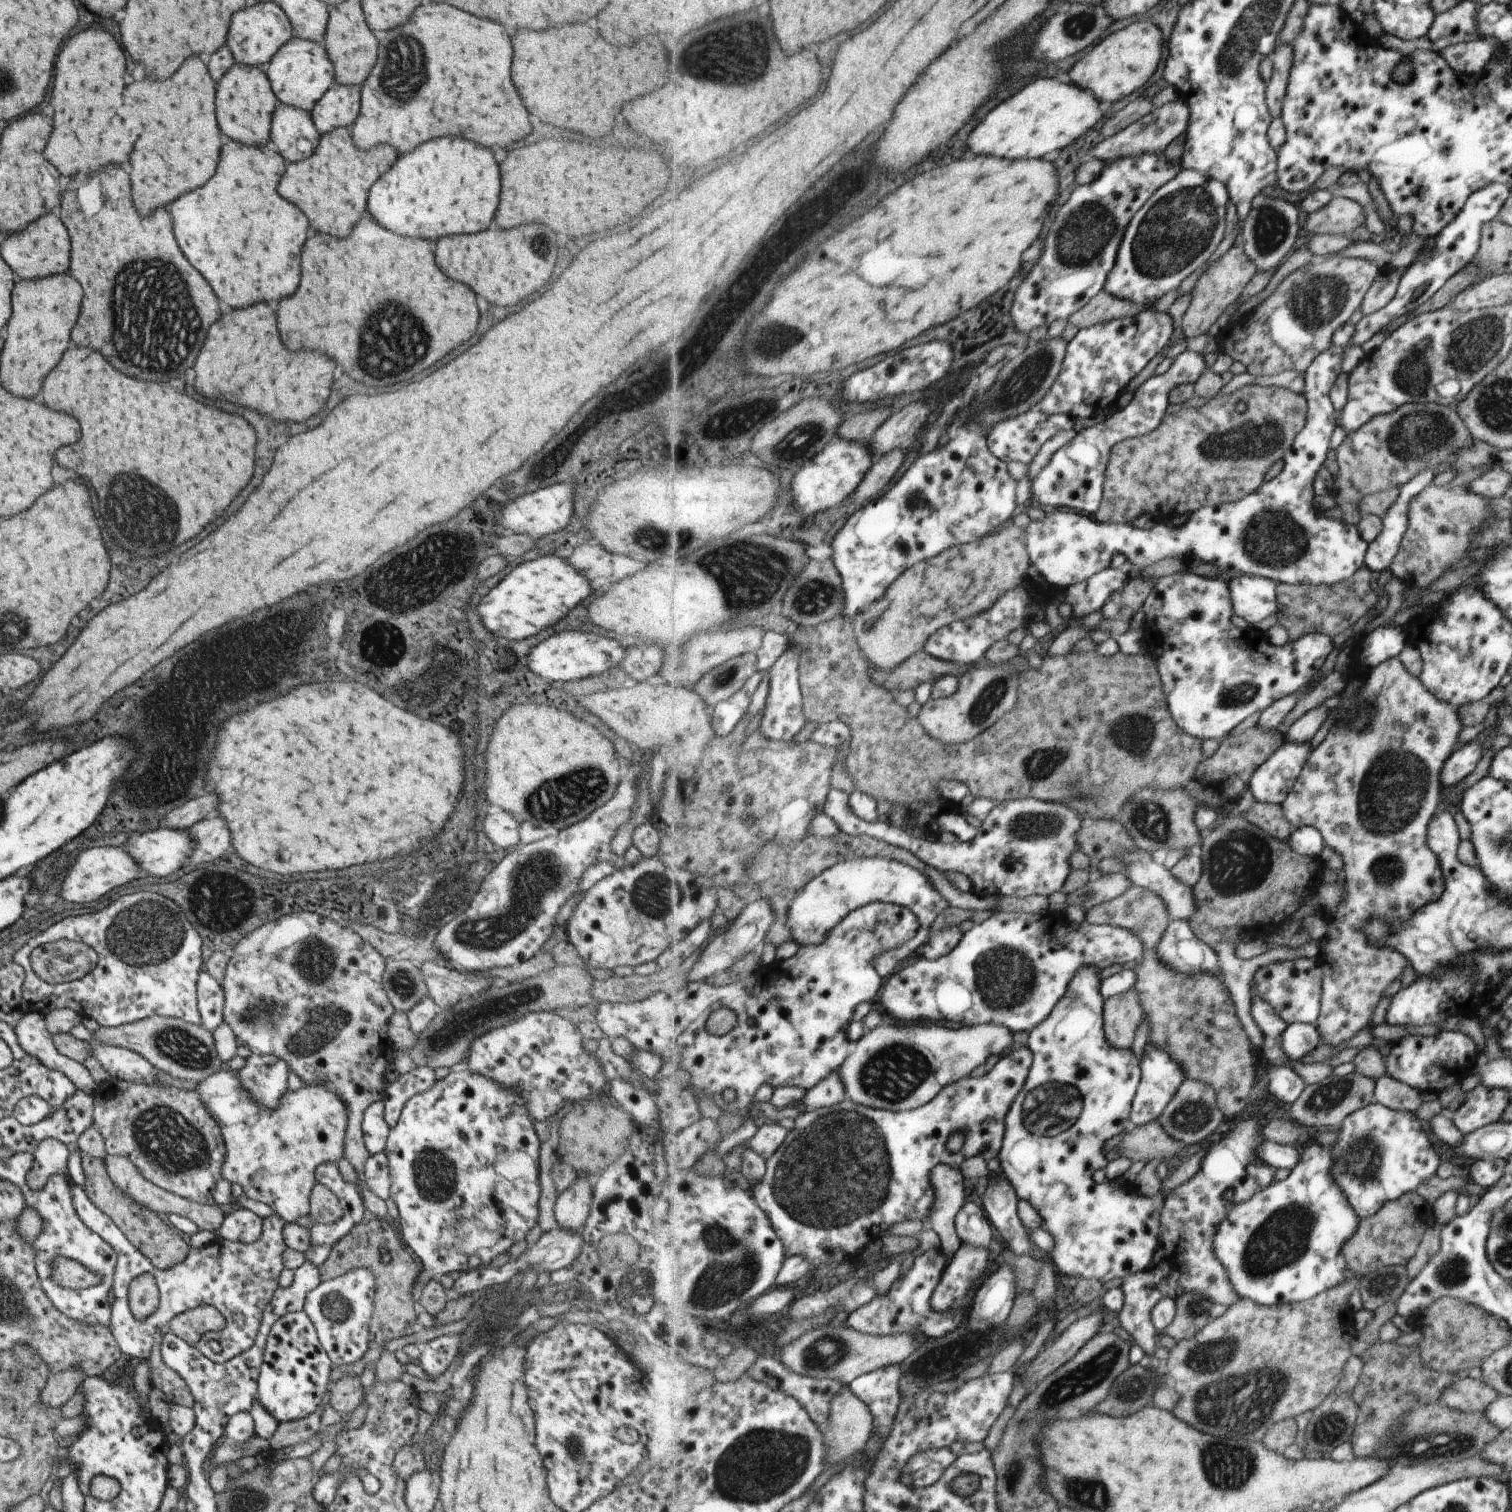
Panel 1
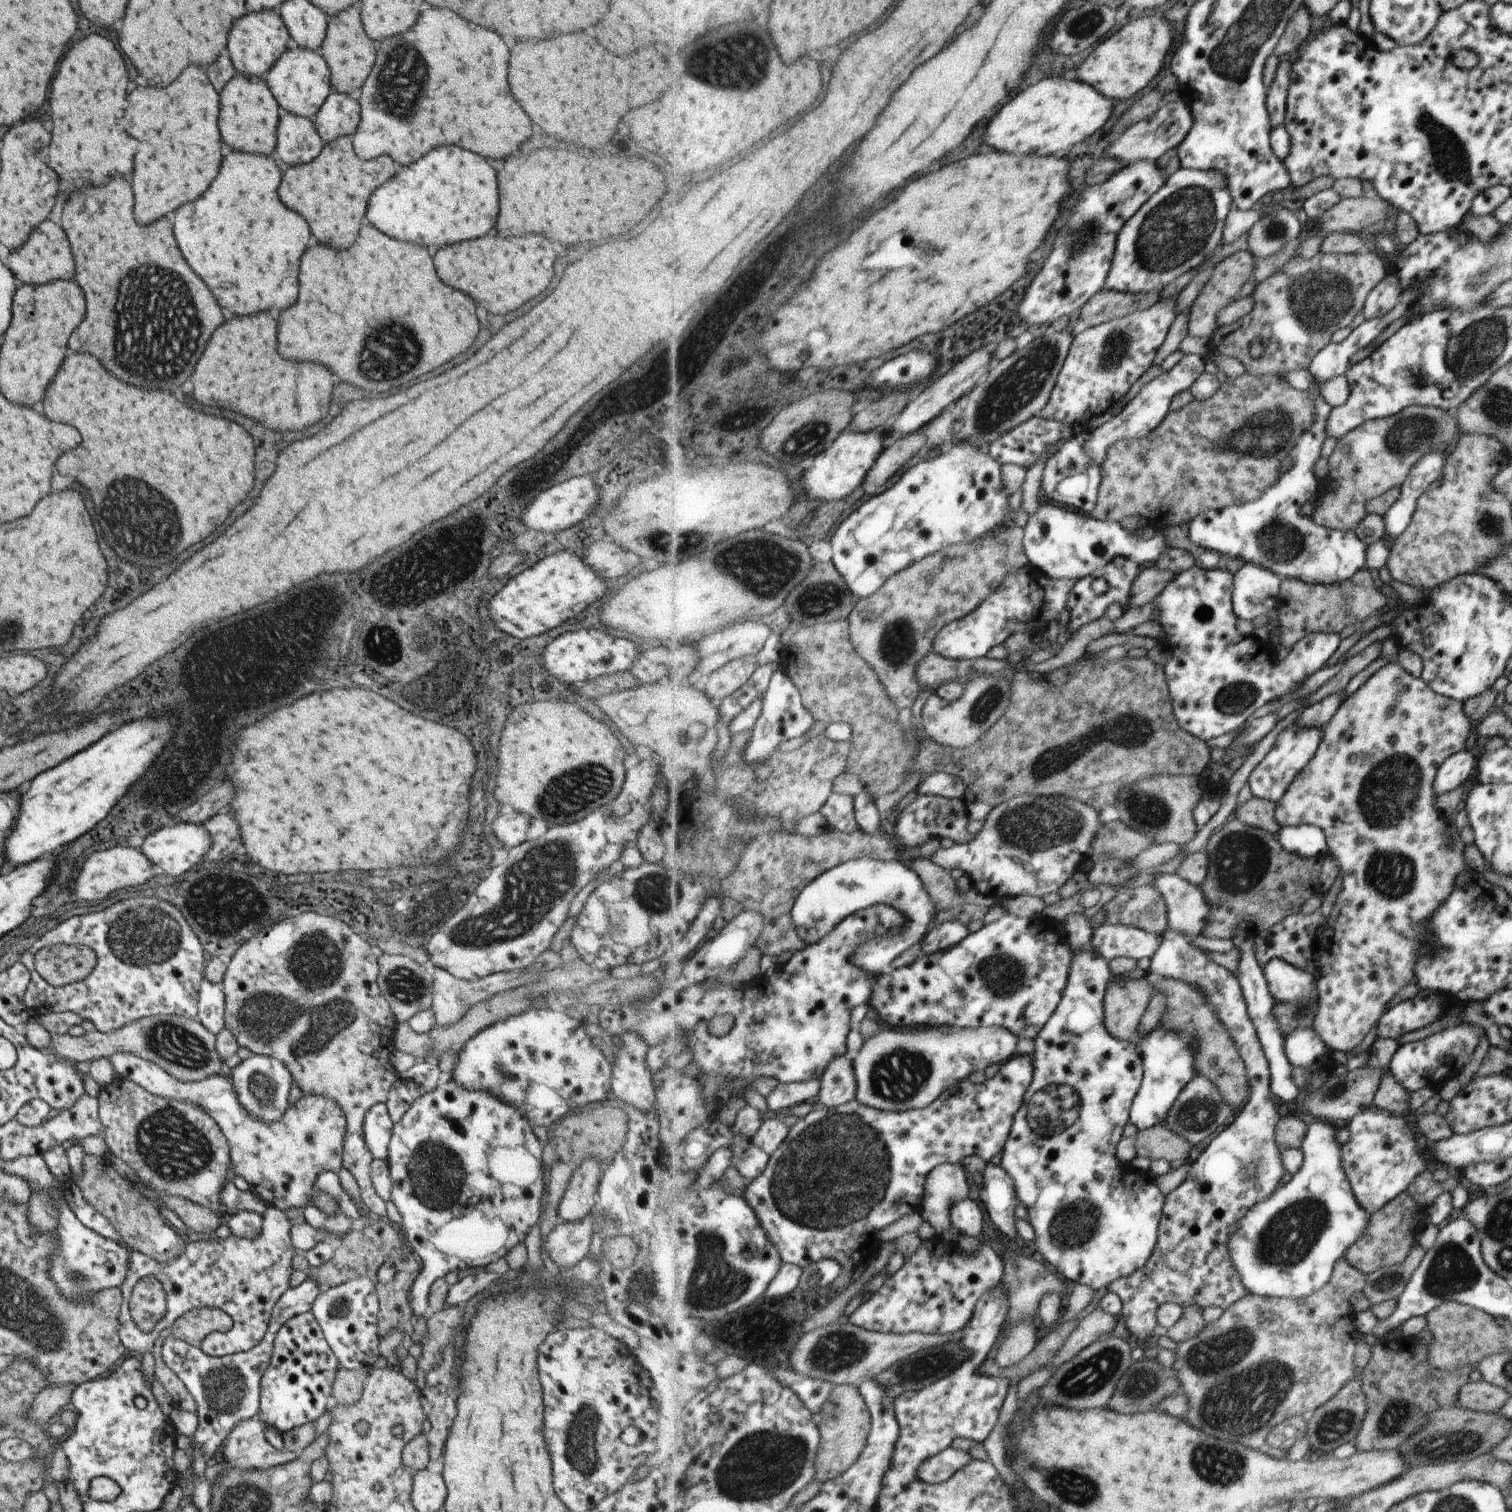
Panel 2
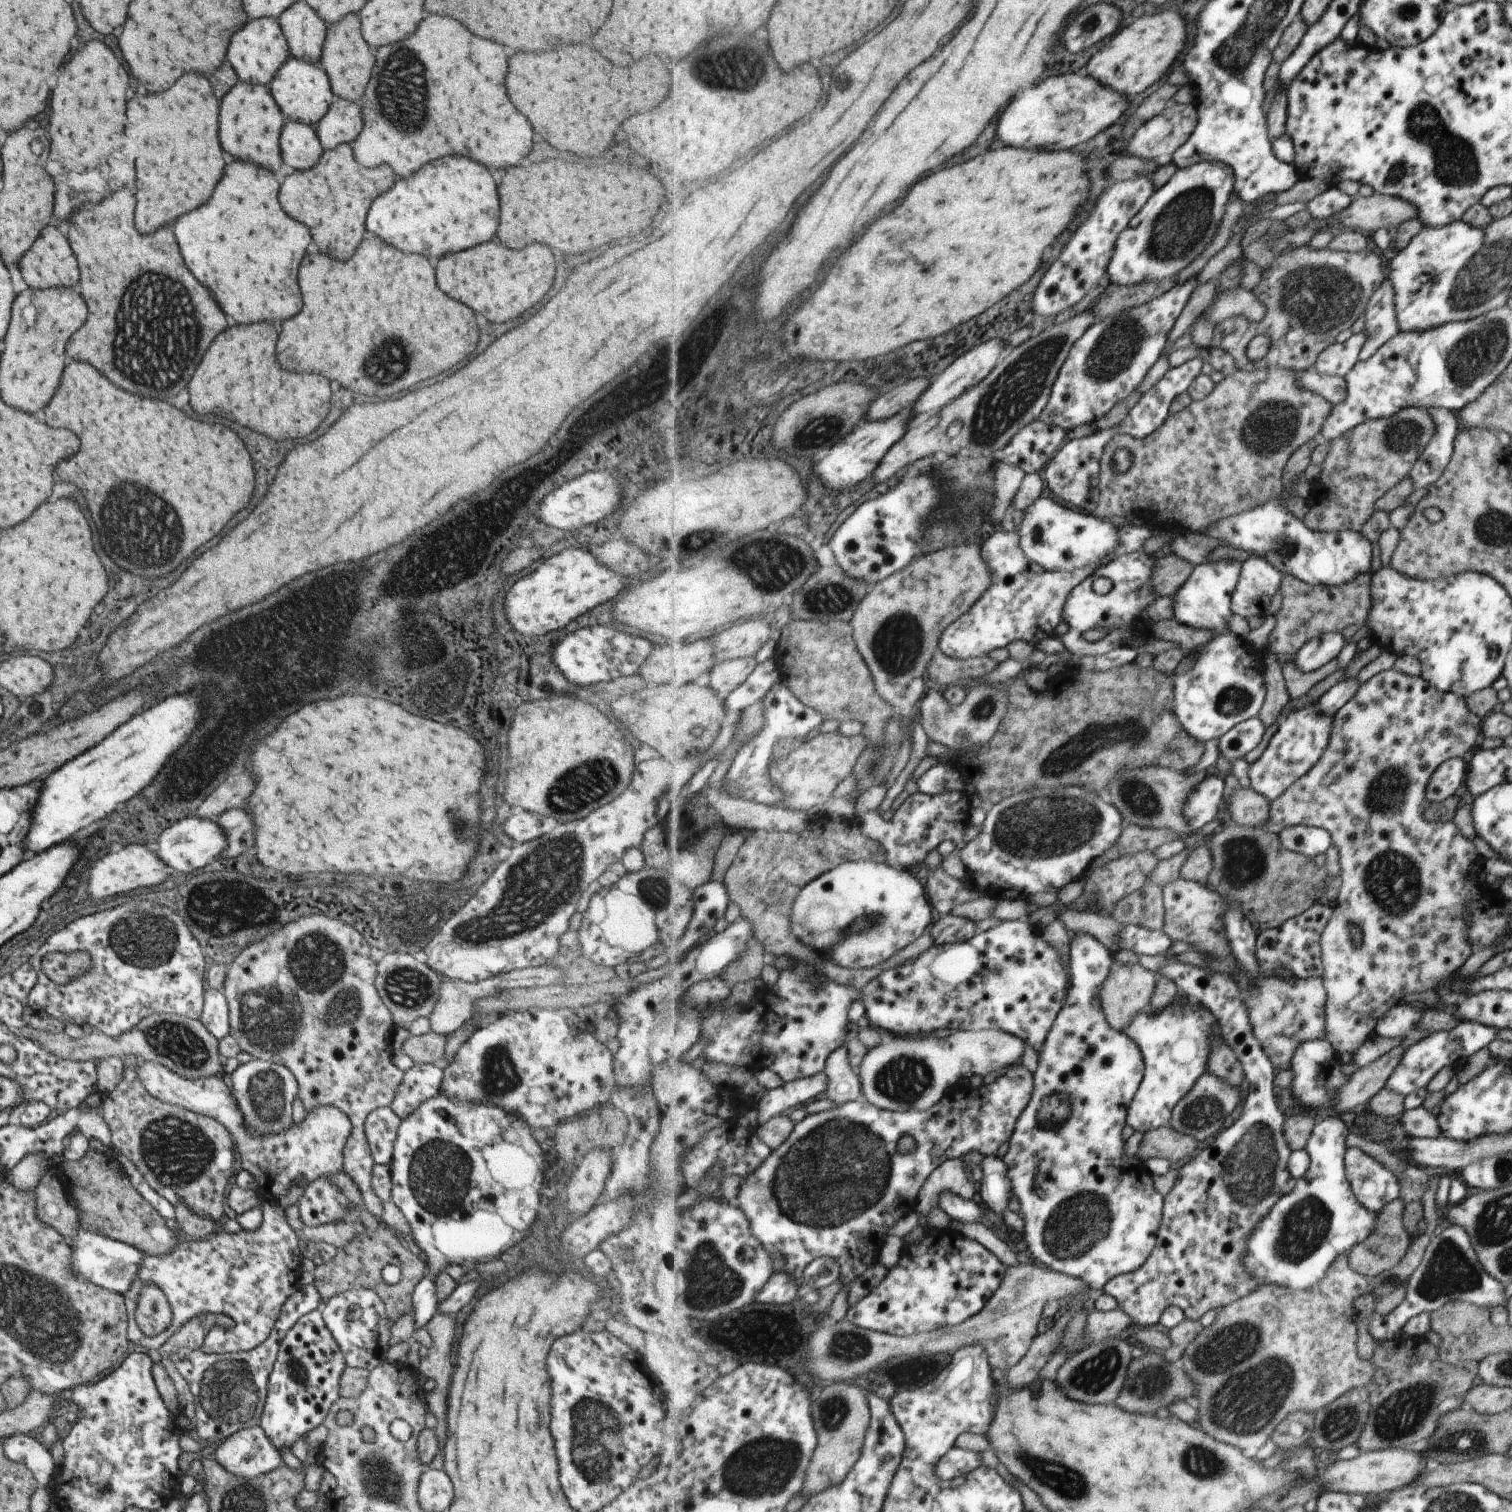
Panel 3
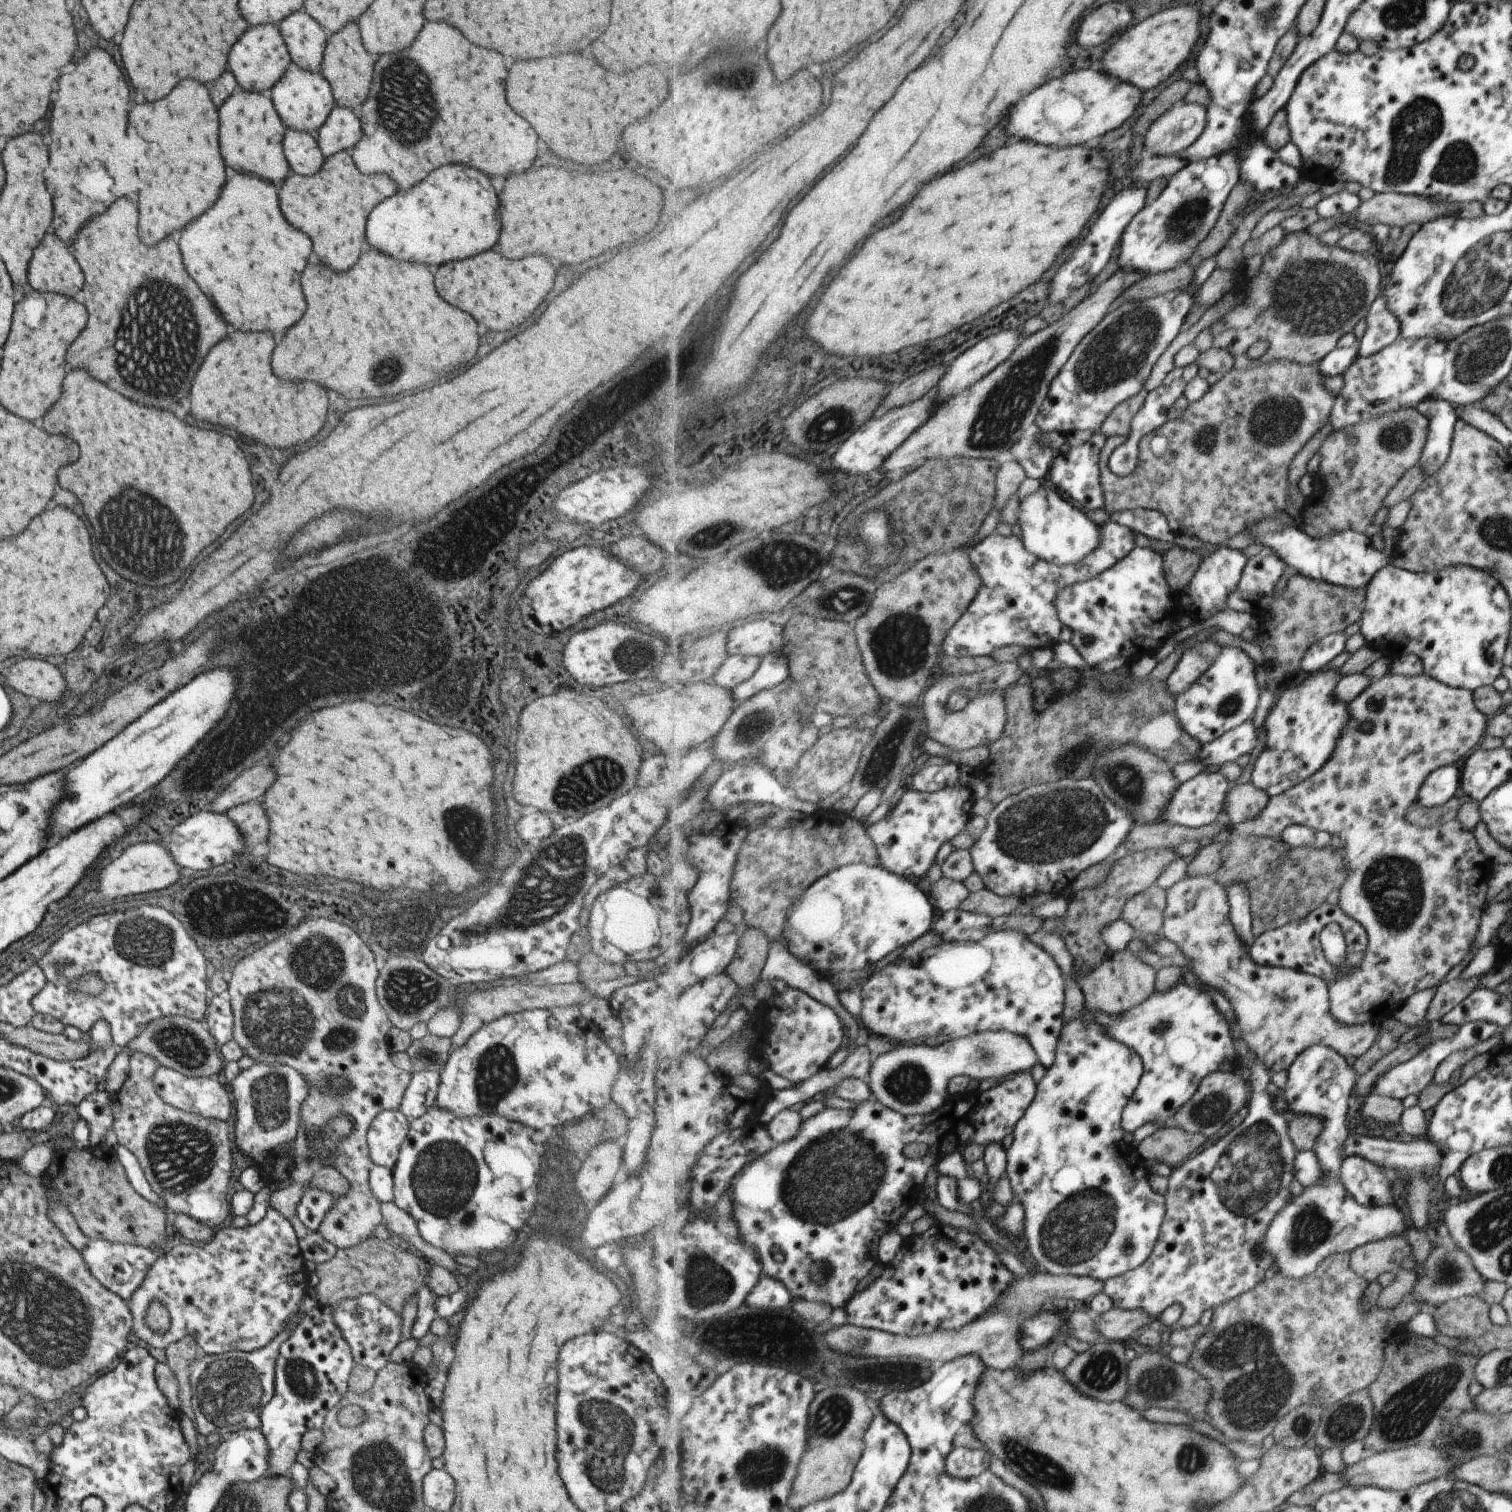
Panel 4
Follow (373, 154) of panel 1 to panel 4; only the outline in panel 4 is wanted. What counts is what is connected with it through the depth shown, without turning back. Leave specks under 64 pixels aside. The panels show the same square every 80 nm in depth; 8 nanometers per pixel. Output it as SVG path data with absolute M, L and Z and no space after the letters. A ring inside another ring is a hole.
M339 151L323 162L321 170L309 178L301 178L301 176L293 176L293 178L287 178L283 184L281 184L281 190L279 190L279 206L281 206L281 214L283 218L299 228L301 232L305 232L311 242L313 242L313 252L317 256L317 260L331 268L333 272L345 272L349 270L361 250L363 250L363 244L365 244L365 238L363 238L363 226L365 226L365 220L369 216L369 212L385 198L393 196L395 194L395 184L387 178L387 176L363 176L357 172L357 168L353 166L349 153L345 151Z

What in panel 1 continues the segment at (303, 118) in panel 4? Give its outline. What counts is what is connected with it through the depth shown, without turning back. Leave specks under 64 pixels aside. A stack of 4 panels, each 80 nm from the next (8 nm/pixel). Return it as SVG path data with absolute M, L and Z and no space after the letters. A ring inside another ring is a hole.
M293 36L269 59L263 67L277 103L301 109L306 113L333 84L334 70L322 45Z

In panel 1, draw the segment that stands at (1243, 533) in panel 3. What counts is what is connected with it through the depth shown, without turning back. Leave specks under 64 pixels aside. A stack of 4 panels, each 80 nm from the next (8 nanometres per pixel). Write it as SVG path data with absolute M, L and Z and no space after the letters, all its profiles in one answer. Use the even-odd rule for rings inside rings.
M1489 183L1471 194L1457 217L1434 235L1435 248L1431 250L1431 254L1429 256L1419 255L1414 262L1404 268L1397 284L1395 296L1383 308L1362 316L1354 324L1353 336L1349 338L1347 344L1361 346L1373 334L1381 331L1383 326L1387 326L1391 320L1395 320L1395 318L1399 318L1399 316L1403 316L1403 314L1407 314L1423 304L1440 286L1443 286L1448 278L1465 267L1478 249L1481 226L1489 220L1497 220L1501 205L1509 195L1509 186L1501 183ZM1331 346L1317 359L1305 373L1306 384L1304 396L1308 402L1308 422L1305 429L1297 434L1292 449L1285 454L1284 467L1278 476L1261 484L1253 494L1235 503L1206 505L1190 516L1190 519L1179 527L1156 524L1152 529L1141 530L1131 524L1107 524L1097 521L1093 516L1081 515L1070 510L1046 510L1042 520L1033 520L1028 524L1027 547L1032 564L1039 568L1043 577L1058 589L1084 582L1111 566L1113 556L1120 554L1139 570L1151 566L1165 558L1177 558L1185 561L1198 559L1210 563L1218 569L1221 577L1233 580L1237 576L1262 576L1287 585L1311 584L1332 586L1352 577L1363 564L1363 554L1367 544L1357 533L1353 524L1343 520L1333 520L1324 516L1325 510L1313 506L1315 500L1315 482L1319 470L1325 465L1329 453L1329 440L1335 426L1335 412L1329 392L1337 379L1341 367L1343 347Z

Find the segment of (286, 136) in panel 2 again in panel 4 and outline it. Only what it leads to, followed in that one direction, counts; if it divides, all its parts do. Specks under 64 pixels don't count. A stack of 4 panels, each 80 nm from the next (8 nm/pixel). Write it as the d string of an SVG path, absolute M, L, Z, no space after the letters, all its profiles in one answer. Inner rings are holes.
M286 129L282 138L282 151L289 168L301 176L315 174L324 158L319 152L315 135L293 129Z

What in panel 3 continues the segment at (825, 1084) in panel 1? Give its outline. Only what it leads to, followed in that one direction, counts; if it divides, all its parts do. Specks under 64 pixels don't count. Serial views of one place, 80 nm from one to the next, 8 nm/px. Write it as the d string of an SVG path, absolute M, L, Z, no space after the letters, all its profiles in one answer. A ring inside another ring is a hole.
M852 1044L842 1046L828 1058L825 1072L829 1084L824 1096L836 1106L863 1098L860 1073L850 1065L851 1047Z

